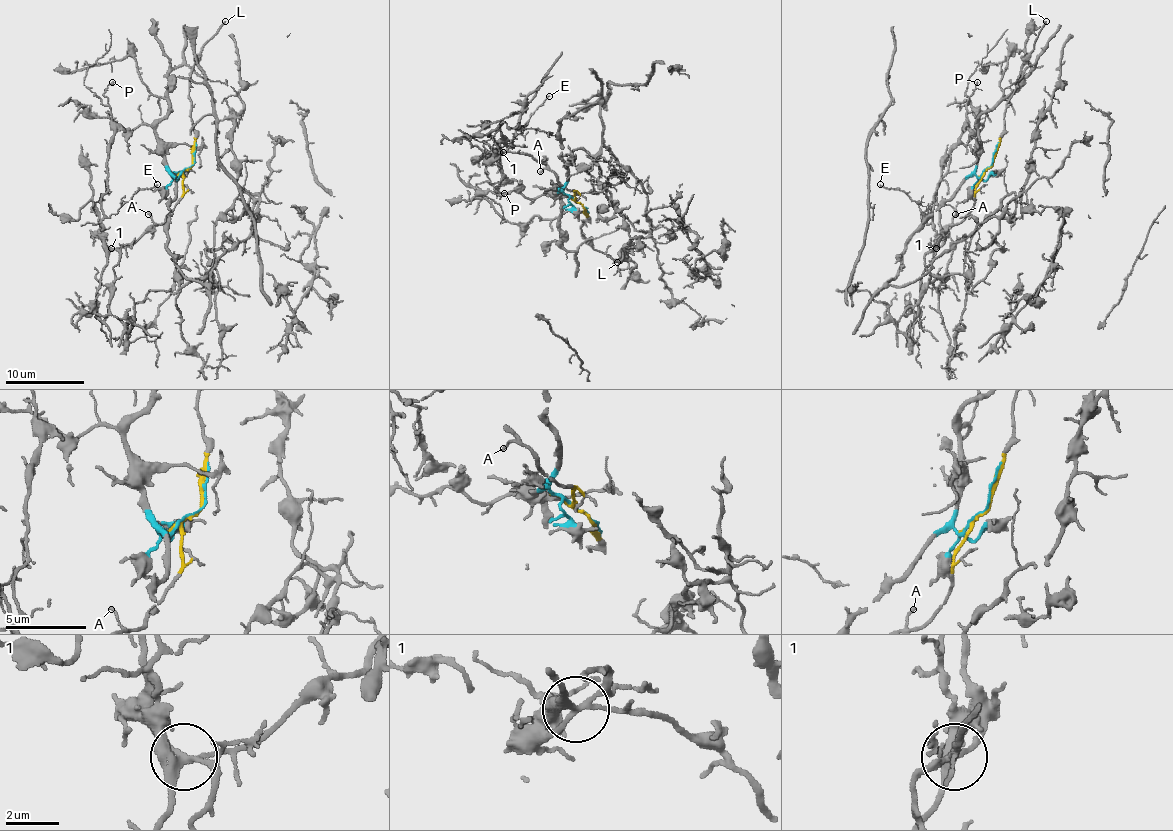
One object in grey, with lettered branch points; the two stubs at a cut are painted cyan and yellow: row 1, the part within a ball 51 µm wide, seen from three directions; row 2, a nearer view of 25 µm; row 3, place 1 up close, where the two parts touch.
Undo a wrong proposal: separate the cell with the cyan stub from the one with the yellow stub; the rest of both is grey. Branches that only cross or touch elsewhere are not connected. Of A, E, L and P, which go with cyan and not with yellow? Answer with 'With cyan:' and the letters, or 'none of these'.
With cyan: none of these

